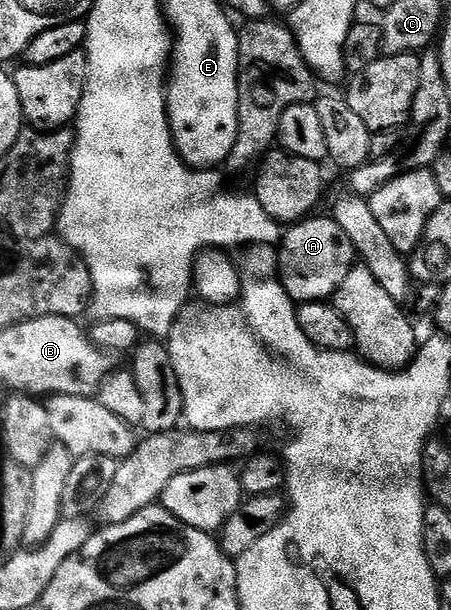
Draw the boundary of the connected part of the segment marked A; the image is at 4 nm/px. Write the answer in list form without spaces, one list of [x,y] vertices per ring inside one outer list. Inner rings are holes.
[[[310,216],[292,223],[282,233],[277,246],[278,275],[287,296],[297,304],[332,299],[339,284],[347,280],[347,272],[351,272],[358,261],[356,248],[351,240],[347,240],[347,232],[339,228],[335,219],[332,216],[317,217]]]

